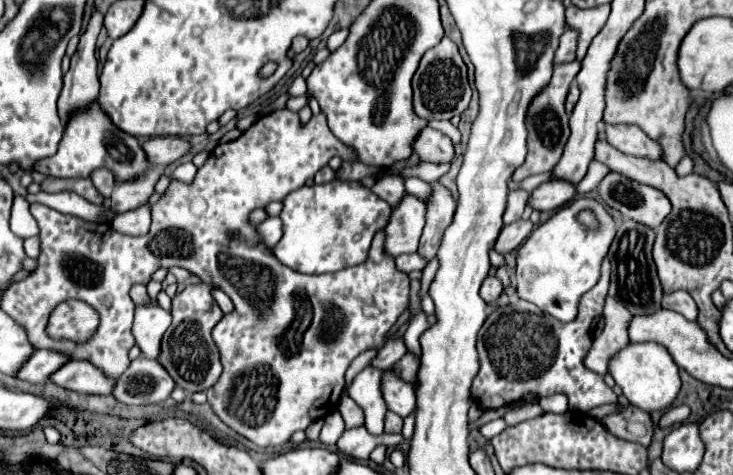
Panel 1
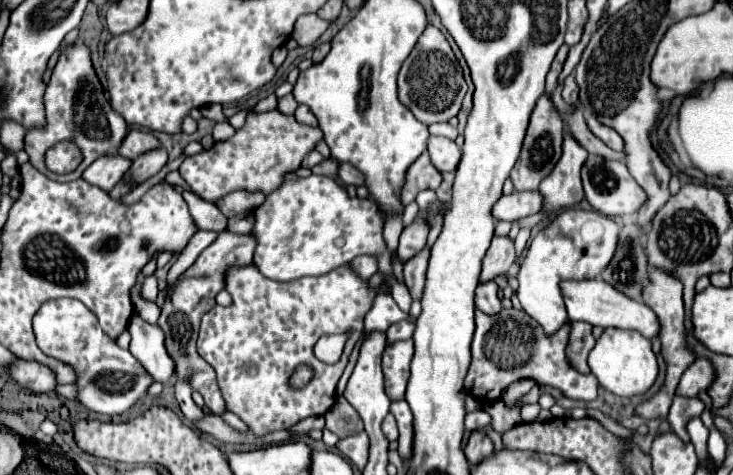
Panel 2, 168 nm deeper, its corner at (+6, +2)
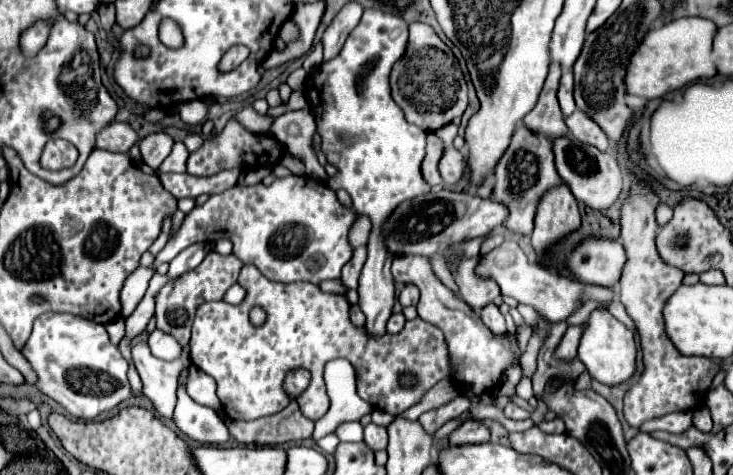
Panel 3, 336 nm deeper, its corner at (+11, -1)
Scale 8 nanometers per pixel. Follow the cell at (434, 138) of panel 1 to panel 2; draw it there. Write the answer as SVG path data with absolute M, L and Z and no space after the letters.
M430 135L428 139L428 153L430 153L430 161L432 165L438 169L438 171L454 171L458 161L460 161L460 147L446 139L446 137L436 137L436 135Z

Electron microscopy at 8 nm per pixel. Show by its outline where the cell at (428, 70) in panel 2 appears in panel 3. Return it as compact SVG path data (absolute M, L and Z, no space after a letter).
M409 24L409 42L405 54L395 62L391 72L393 100L405 112L409 124L425 132L435 132L459 118L467 108L467 80L451 48L427 24Z

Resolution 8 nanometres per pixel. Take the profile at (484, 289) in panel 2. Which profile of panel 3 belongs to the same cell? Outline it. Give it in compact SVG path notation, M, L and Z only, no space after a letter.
M487 304L481 312L479 312L483 324L493 332L493 334L505 334L507 332L507 326L505 326L505 318L503 314L499 312L499 308L495 304Z

